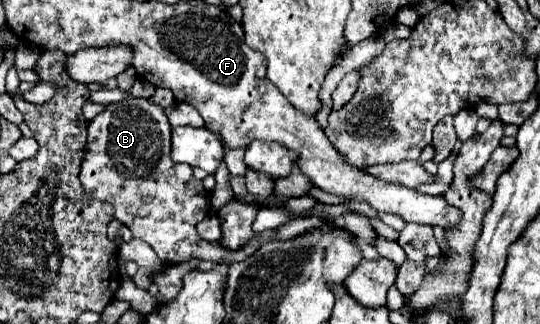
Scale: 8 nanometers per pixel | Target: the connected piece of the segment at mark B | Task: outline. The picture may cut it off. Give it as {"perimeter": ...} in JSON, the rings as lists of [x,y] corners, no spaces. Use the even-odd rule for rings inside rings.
{"perimeter":[[[125,99],[117,105],[107,105],[107,111],[97,115],[93,121],[89,121],[89,135],[85,145],[85,155],[81,163],[81,185],[85,191],[101,201],[107,201],[115,207],[115,219],[125,223],[135,239],[141,239],[153,247],[153,251],[159,255],[163,263],[185,263],[189,259],[203,259],[203,261],[240,262],[251,256],[259,247],[260,242],[252,238],[247,245],[237,251],[225,251],[217,243],[203,241],[195,225],[207,215],[209,211],[209,199],[207,191],[203,189],[201,181],[197,181],[191,173],[189,165],[177,165],[171,161],[169,153],[169,139],[171,139],[171,125],[163,113],[163,109],[149,99]]]}

